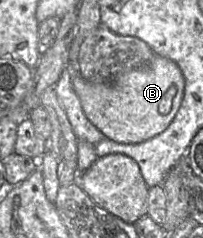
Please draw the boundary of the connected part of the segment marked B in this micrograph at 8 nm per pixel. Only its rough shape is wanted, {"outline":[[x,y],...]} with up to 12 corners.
{"outline":[[159,55],[112,83],[72,82],[106,138],[141,143],[166,130],[185,79]]}

